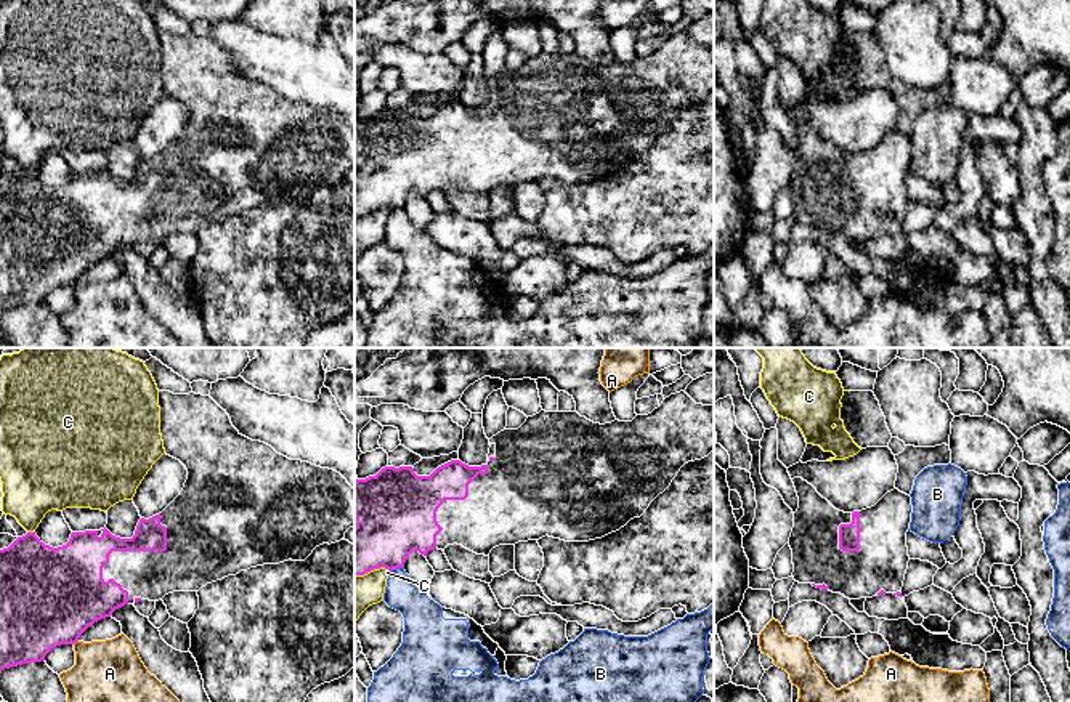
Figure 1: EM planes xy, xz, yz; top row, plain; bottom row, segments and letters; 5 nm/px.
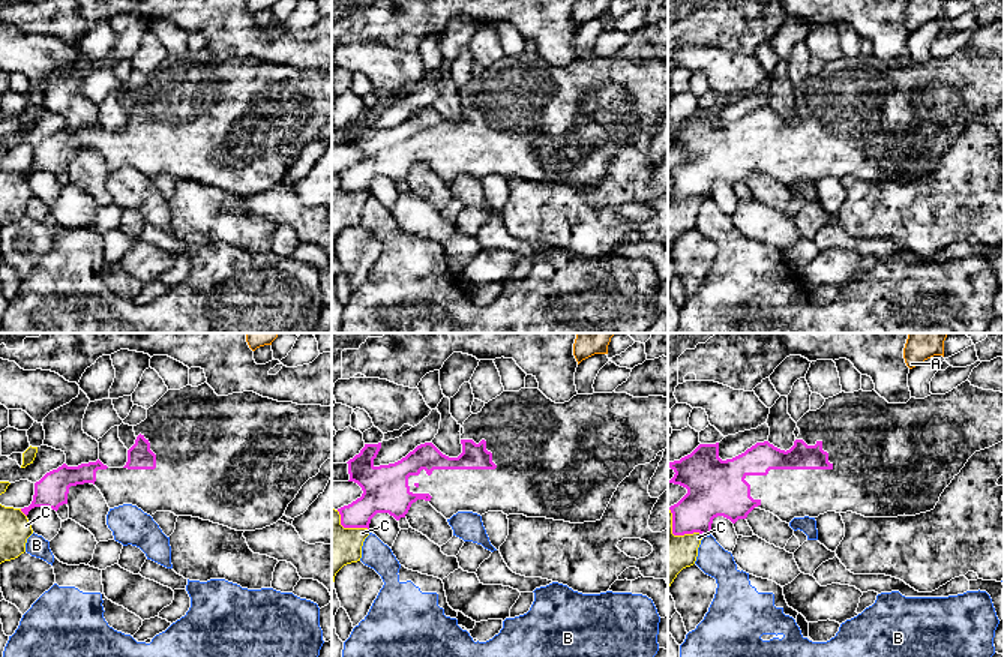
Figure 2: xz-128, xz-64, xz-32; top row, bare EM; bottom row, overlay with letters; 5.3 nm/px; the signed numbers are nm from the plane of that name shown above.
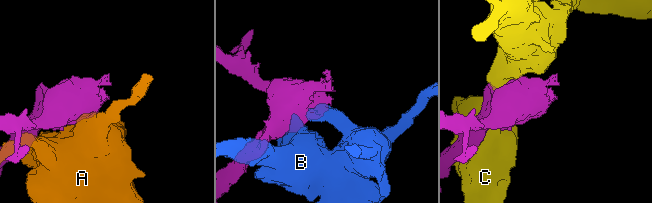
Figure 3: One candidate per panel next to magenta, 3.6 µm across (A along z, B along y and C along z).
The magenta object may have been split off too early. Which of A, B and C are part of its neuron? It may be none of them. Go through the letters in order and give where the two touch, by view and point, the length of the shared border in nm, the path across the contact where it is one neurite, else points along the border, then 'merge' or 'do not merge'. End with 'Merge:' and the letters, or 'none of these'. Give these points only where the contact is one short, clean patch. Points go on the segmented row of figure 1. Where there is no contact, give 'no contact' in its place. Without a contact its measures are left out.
A: contact xy (76, 641); length 40 nm; do not merge
B: contact xz (397, 568); length 80 nm; do not merge
C: contact xz (371, 569); length 180 nm; do not merge
Merge: none of these

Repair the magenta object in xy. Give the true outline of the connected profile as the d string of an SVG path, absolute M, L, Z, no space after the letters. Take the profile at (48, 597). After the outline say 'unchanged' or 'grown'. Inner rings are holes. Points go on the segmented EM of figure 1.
M159 391L160 434L165 454L180 460L188 470L188 479L180 495L159 514L141 518L132 539L112 535L106 527L99 531L72 532L66 545L53 548L45 545L35 532L18 537L8 548L0 550L0 672L22 664L42 662L56 646L75 644L80 635L95 622L111 617L112 612L125 604L141 599L159 601L173 591L199 591L207 583L236 575L241 571L263 564L279 564L284 561L305 561L316 547L343 540L345 532L355 527L355 489L347 479L329 468L321 468L302 460L290 460L278 454L271 446L242 436L231 423L229 415L210 396L196 393L173 394Z | grown

